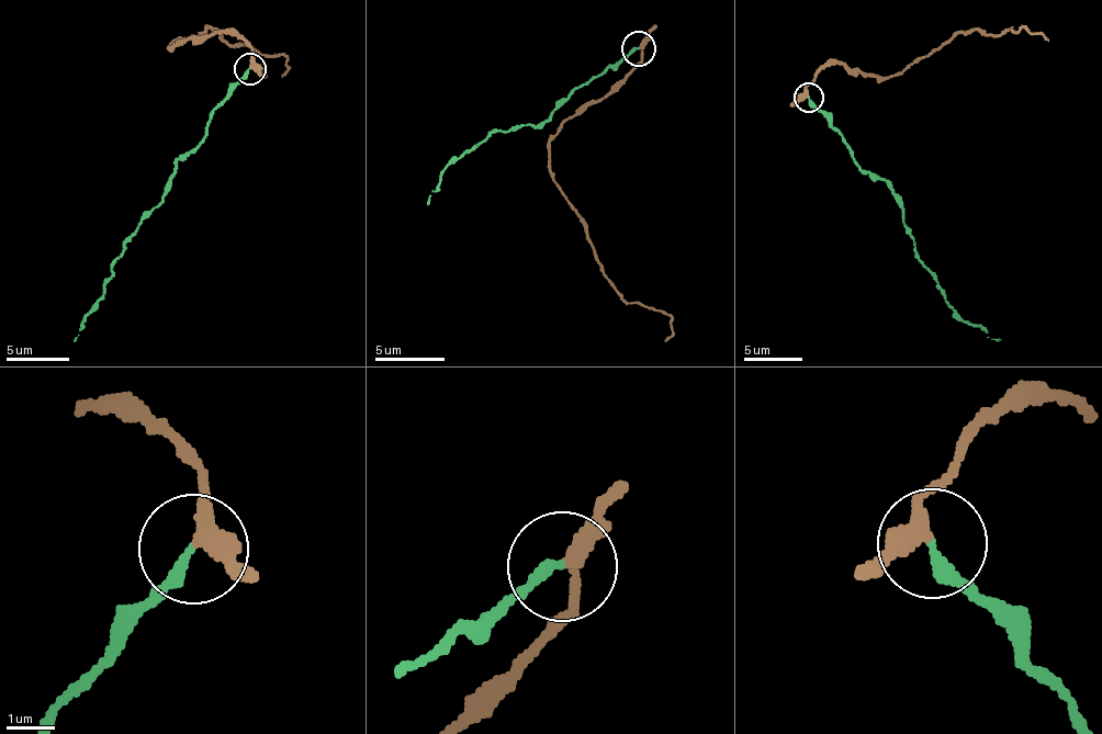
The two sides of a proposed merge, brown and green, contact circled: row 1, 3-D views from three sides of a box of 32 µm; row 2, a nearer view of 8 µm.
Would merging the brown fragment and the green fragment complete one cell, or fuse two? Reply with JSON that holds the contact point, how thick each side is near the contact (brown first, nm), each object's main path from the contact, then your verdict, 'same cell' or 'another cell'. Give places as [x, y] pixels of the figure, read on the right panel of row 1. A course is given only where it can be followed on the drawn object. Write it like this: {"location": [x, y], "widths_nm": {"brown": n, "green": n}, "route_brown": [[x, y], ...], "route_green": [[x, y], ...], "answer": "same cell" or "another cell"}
{"location": [809, 98], "widths_nm": {"brown": 320, "green": 240}, "route_brown": [[809, 97], [807, 85], [831, 65], [883, 77], [909, 68], [959, 32], [997, 36], [1024, 27], [1047, 42]], "route_green": [[809, 97], [864, 171], [888, 183], [915, 256], [943, 297], [964, 322], [979, 325], [988, 338], [1000, 341]], "answer": "another cell"}

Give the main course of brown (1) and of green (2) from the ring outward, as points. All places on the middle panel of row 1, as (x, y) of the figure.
1: (638, 49), (639, 63), (549, 142), (550, 174), (609, 284), (627, 302), (668, 316), (664, 339)
2: (638, 49), (572, 92), (551, 117), (532, 126), (496, 130), (467, 149), (445, 168), (441, 183), (426, 203)

